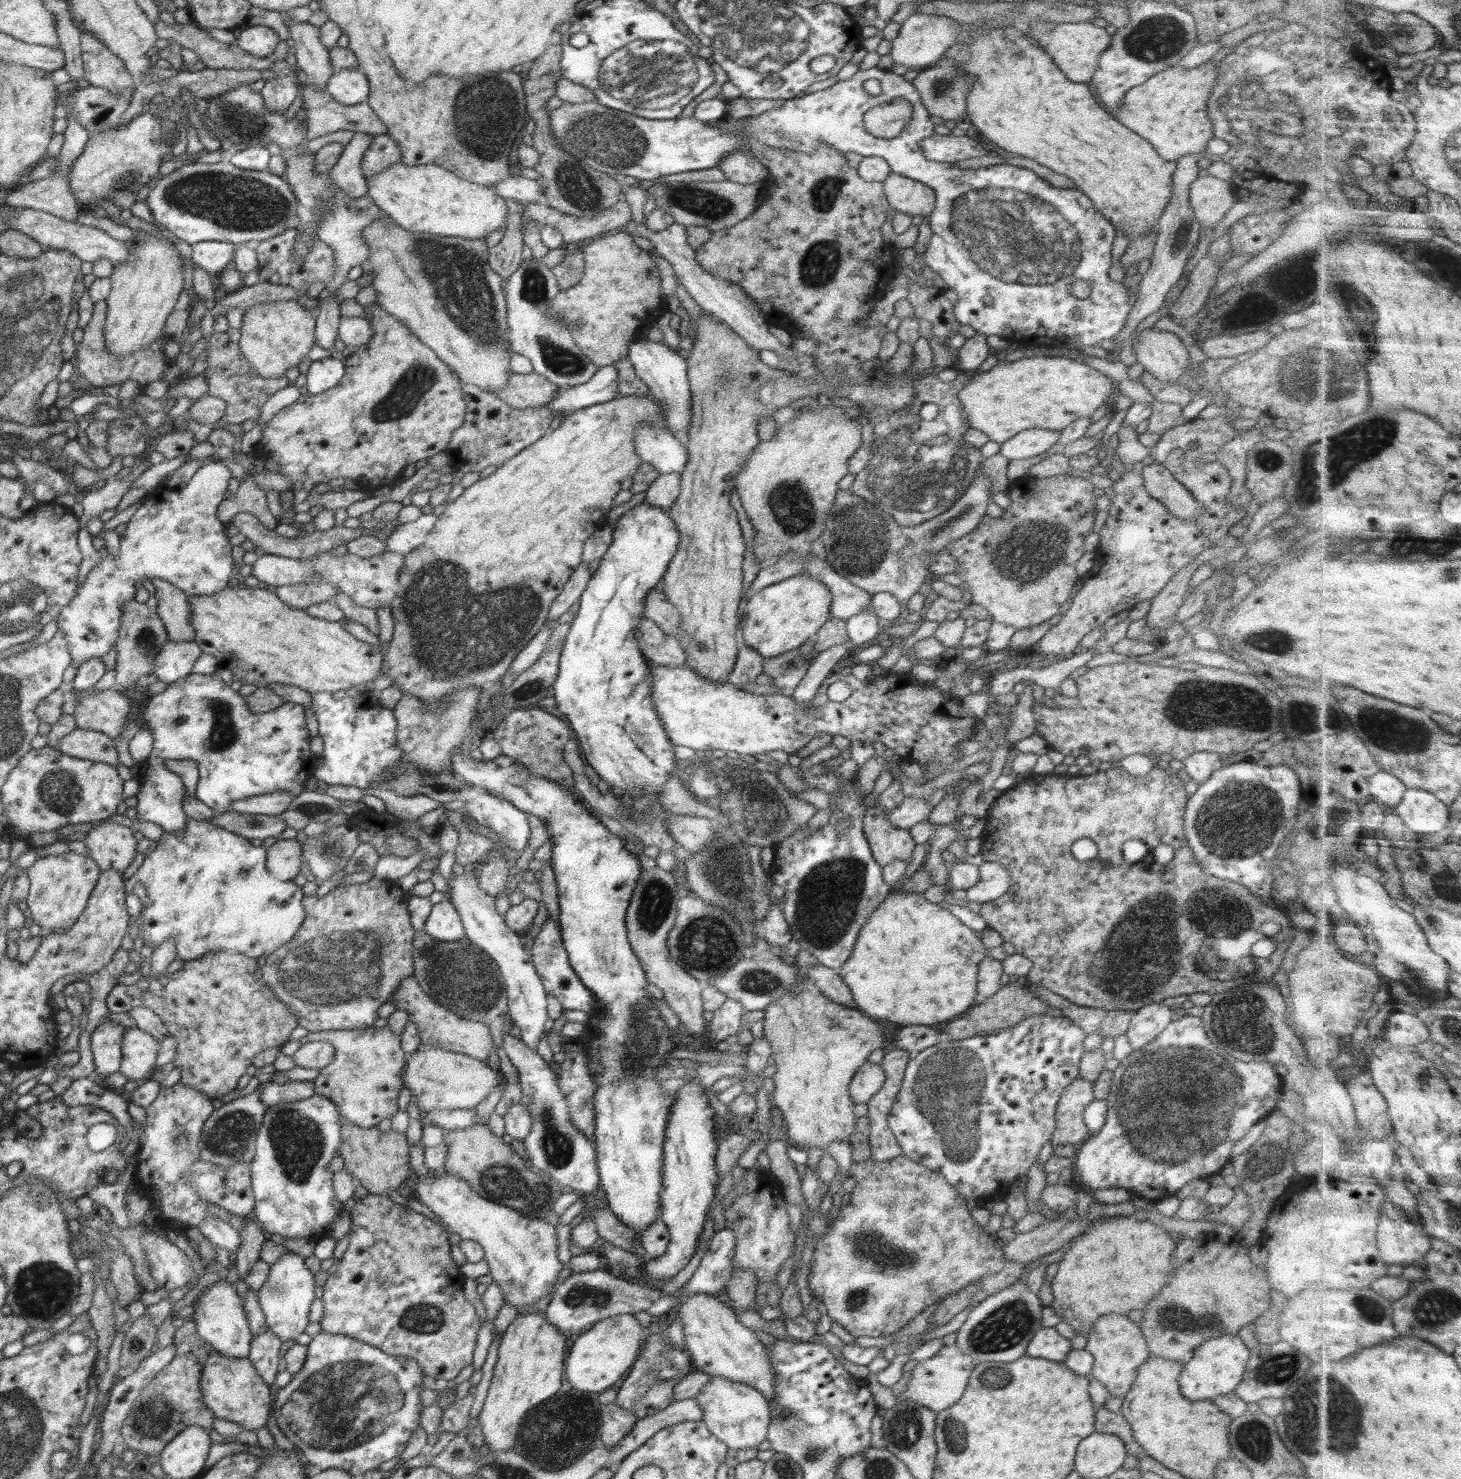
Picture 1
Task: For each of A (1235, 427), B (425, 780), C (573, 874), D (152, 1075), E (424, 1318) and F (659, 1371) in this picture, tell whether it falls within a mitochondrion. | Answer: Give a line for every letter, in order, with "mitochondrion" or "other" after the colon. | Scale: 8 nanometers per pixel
A: other
B: mitochondrion
C: other
D: other
E: mitochondrion
F: mitochondrion

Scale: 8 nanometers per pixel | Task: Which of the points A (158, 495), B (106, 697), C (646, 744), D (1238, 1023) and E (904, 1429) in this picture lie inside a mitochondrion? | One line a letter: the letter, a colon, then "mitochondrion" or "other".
A: other
B: other
C: mitochondrion
D: mitochondrion
E: mitochondrion

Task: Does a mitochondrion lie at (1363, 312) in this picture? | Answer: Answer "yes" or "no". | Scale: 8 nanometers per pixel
yes

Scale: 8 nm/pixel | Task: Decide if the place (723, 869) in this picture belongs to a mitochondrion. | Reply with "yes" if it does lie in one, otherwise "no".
yes

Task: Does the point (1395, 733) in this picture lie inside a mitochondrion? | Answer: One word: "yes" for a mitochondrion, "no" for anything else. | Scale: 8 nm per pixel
yes

